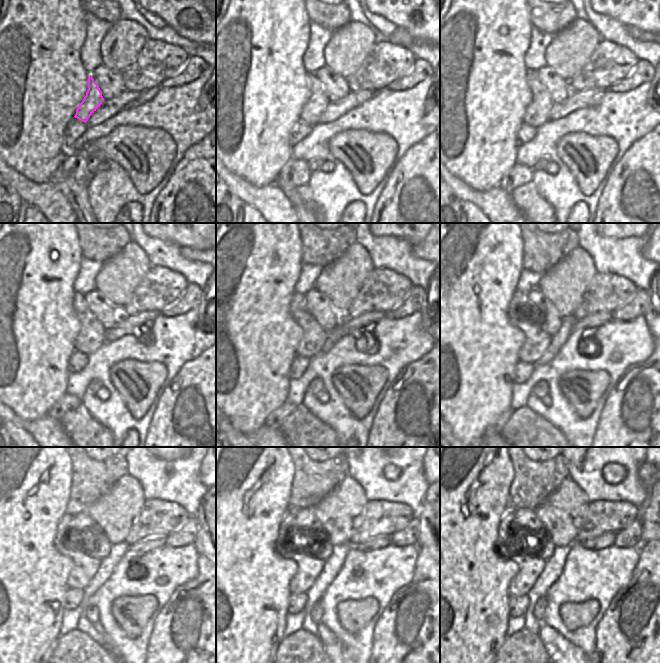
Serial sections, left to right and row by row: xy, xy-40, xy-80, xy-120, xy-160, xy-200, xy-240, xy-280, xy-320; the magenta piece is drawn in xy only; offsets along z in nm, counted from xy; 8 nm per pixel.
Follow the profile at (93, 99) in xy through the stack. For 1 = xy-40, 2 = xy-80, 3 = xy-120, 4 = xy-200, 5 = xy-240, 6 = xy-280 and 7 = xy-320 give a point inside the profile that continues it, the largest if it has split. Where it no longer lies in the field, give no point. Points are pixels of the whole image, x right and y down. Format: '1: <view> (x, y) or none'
1: xy-40 (310, 114)
2: xy-80 (537, 113)
3: xy-120 (91, 336)
4: xy-200 (536, 341)
5: xy-240 (85, 566)
6: xy-280 (309, 565)
7: xy-320 (530, 566)

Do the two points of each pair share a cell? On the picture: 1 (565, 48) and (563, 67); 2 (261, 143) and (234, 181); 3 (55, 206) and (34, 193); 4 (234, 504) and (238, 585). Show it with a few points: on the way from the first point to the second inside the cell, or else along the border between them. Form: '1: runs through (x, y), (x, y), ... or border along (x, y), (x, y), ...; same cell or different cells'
1: runs through (565, 53), (565, 62); same cell
2: border along (226, 168), (255, 186), (259, 186); different cells
3: runs through (50, 202), (44, 196), (39, 195); same cell
4: runs through (234, 524), (234, 565); same cell

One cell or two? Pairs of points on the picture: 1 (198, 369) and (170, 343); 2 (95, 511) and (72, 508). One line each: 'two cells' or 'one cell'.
1: two cells
2: two cells

